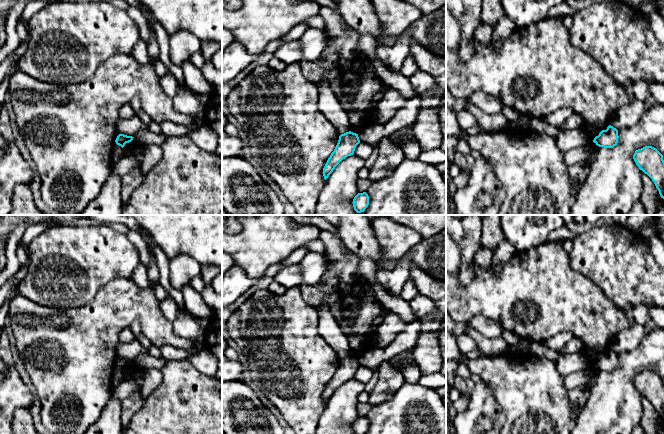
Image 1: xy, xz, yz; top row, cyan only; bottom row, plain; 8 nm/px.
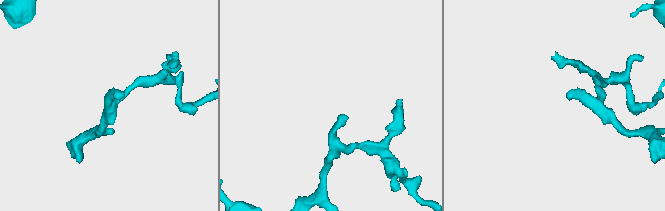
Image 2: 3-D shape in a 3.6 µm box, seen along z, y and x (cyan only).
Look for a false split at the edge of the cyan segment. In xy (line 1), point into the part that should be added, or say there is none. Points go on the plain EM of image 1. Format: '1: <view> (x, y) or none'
1: none

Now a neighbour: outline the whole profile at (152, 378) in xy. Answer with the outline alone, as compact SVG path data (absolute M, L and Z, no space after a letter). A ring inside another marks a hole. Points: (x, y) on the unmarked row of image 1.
M147 369L143 371L141 395L144 400L161 384L163 374L161 370Z

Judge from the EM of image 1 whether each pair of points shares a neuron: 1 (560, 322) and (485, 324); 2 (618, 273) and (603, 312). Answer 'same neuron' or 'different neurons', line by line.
1: different neurons
2: different neurons

